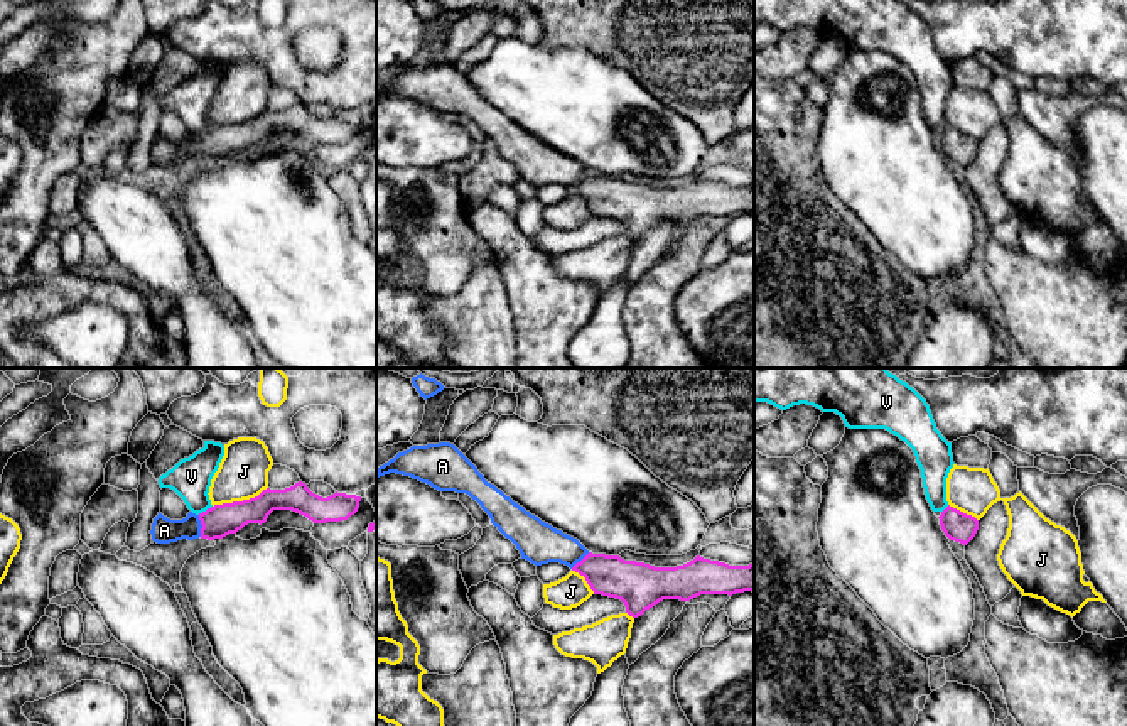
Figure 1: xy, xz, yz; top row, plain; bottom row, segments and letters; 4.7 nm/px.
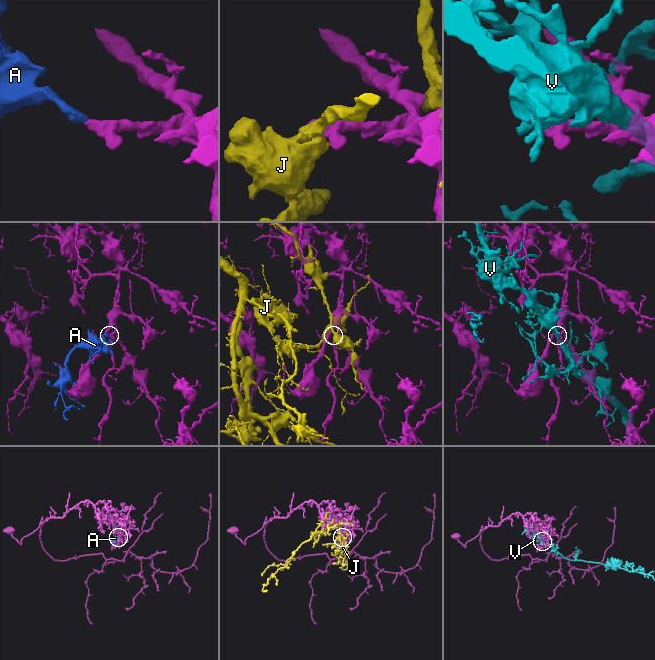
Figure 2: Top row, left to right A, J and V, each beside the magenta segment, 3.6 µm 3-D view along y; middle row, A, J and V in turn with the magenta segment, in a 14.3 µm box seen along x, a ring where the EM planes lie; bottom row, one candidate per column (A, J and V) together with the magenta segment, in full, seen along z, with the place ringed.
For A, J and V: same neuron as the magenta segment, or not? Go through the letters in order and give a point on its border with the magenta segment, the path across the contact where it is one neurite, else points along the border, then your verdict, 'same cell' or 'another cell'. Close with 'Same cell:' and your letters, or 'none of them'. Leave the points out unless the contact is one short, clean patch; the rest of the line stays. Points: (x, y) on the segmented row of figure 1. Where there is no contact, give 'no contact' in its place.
A: xy (201, 524) | across xy (220, 520), (201, 524), (164, 530) | same cell
J: xy (240, 502) | another cell
V: xy (206, 510) | another cell
Same cell: A

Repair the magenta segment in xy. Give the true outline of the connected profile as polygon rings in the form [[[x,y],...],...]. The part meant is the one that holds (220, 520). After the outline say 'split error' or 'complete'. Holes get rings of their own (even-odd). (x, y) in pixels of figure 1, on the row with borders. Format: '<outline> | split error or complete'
[[[299,481],[285,490],[267,488],[250,500],[214,505],[199,515],[189,512],[182,520],[170,520],[159,512],[150,534],[157,544],[199,537],[214,540],[236,534],[248,523],[265,523],[273,510],[292,510],[314,523],[341,522],[358,512],[359,501],[361,496],[337,491],[322,498]]] | split error

